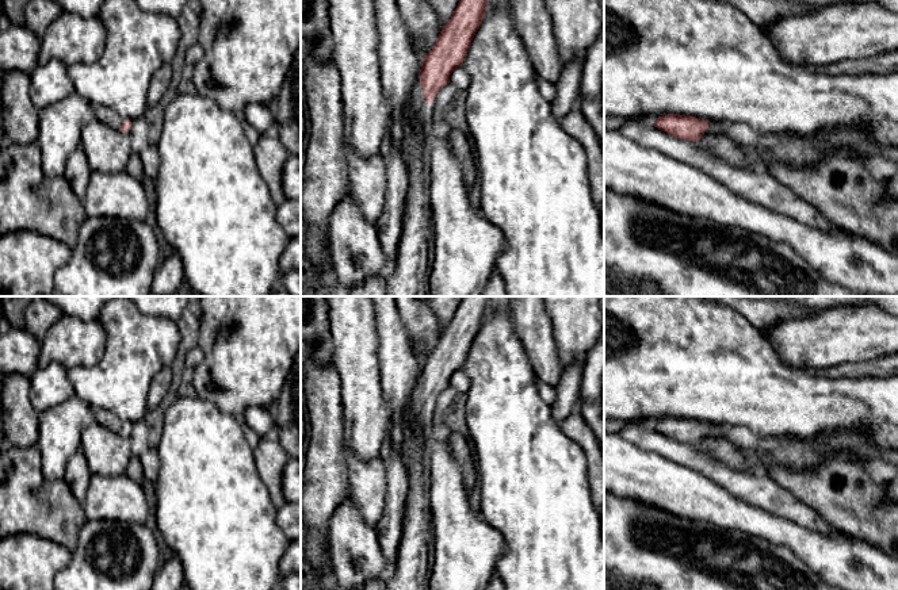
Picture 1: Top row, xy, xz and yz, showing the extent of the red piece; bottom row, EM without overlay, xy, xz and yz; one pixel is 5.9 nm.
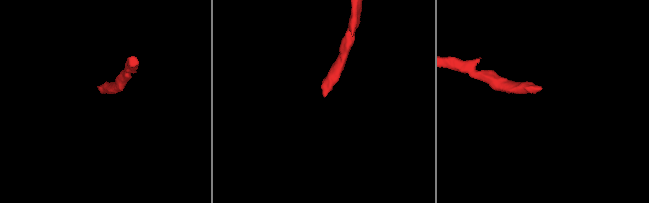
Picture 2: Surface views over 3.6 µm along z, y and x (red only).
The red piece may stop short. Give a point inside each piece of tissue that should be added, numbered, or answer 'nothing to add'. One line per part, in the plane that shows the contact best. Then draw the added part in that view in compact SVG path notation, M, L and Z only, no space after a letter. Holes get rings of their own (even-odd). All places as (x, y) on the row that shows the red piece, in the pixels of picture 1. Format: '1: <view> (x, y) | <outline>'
1: xz (417, 106) | M417 83L410 92L410 100L406 106L405 112L408 116L413 116L420 122L425 112L429 114L428 107L429 106L427 104L423 95L423 85Z

